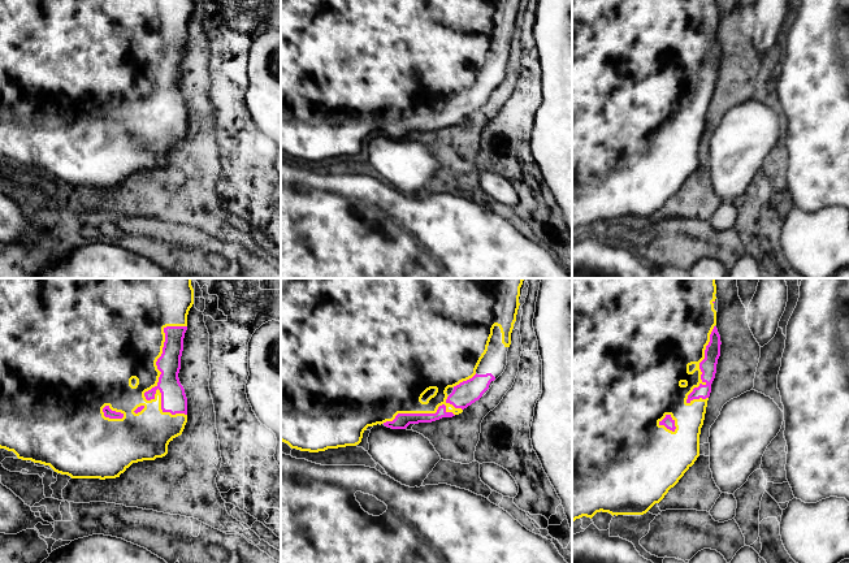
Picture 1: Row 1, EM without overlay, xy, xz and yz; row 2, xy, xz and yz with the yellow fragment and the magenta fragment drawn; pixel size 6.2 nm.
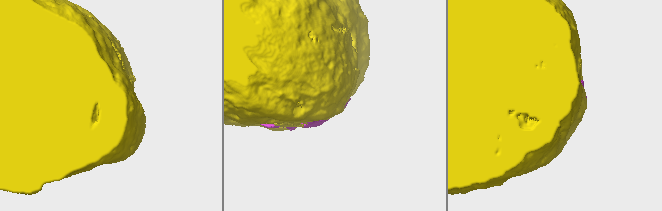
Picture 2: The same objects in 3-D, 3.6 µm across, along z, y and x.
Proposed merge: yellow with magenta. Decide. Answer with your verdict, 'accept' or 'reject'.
accept

